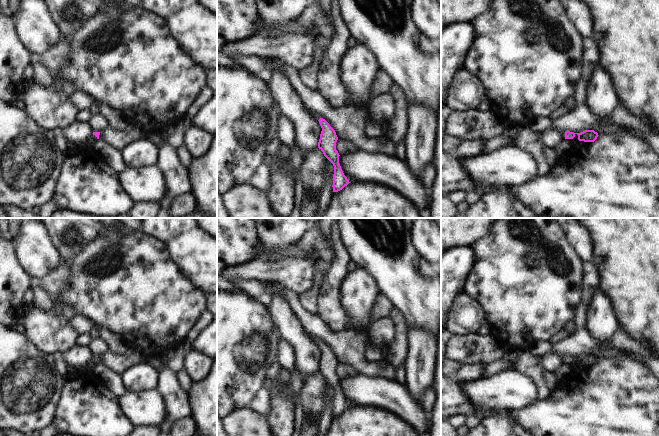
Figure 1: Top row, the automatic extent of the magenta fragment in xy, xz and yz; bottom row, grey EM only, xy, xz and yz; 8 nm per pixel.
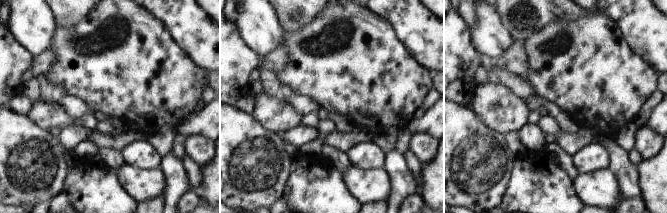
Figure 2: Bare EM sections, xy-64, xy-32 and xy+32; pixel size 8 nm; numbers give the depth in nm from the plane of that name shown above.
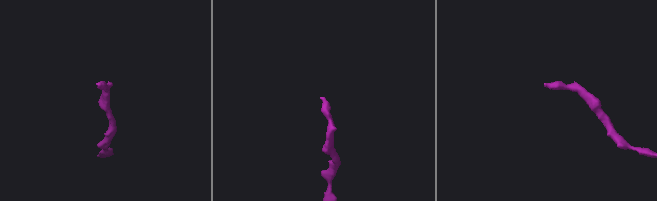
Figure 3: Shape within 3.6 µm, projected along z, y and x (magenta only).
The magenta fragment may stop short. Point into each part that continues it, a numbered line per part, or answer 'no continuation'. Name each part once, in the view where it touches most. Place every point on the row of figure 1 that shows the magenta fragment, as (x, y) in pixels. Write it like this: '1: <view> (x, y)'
1: xy (86, 147).

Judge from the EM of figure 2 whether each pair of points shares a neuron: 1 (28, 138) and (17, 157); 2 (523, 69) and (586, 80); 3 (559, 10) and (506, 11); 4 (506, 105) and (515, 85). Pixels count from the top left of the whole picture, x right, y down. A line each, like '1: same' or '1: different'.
1: same
2: different
3: same
4: different

